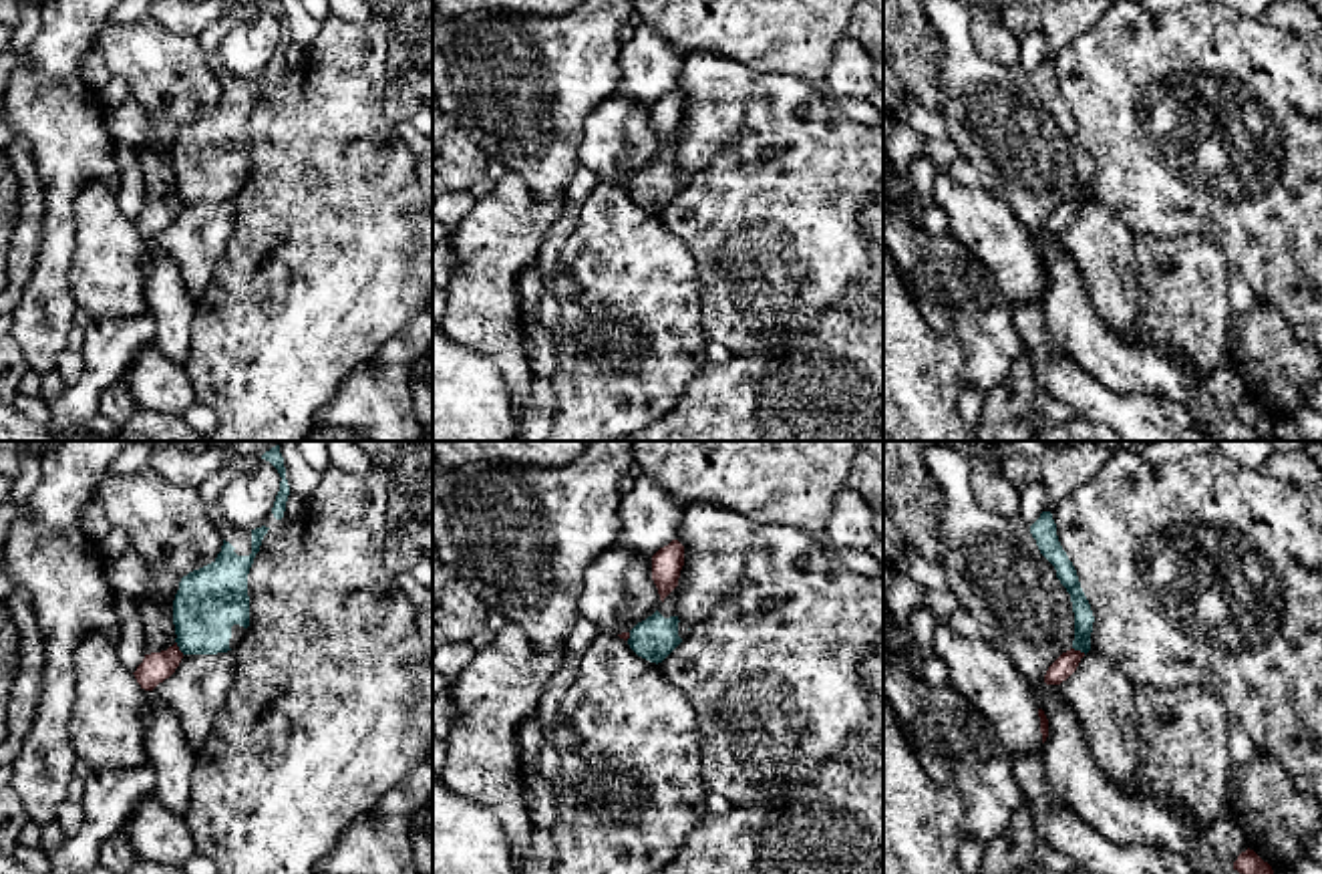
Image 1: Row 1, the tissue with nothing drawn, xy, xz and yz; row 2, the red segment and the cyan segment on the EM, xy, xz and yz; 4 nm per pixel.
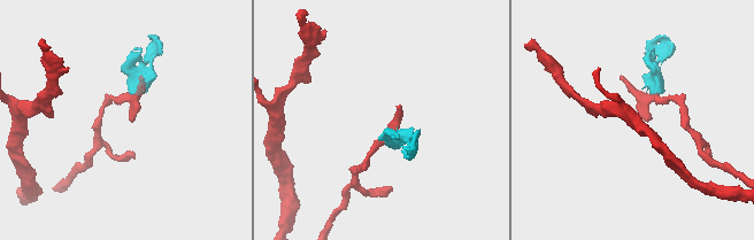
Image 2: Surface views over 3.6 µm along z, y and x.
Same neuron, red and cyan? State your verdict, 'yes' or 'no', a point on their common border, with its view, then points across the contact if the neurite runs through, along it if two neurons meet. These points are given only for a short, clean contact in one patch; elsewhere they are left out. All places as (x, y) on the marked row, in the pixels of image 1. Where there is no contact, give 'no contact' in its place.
no | xy (178, 647) | along xy (176, 641), (184, 653)

